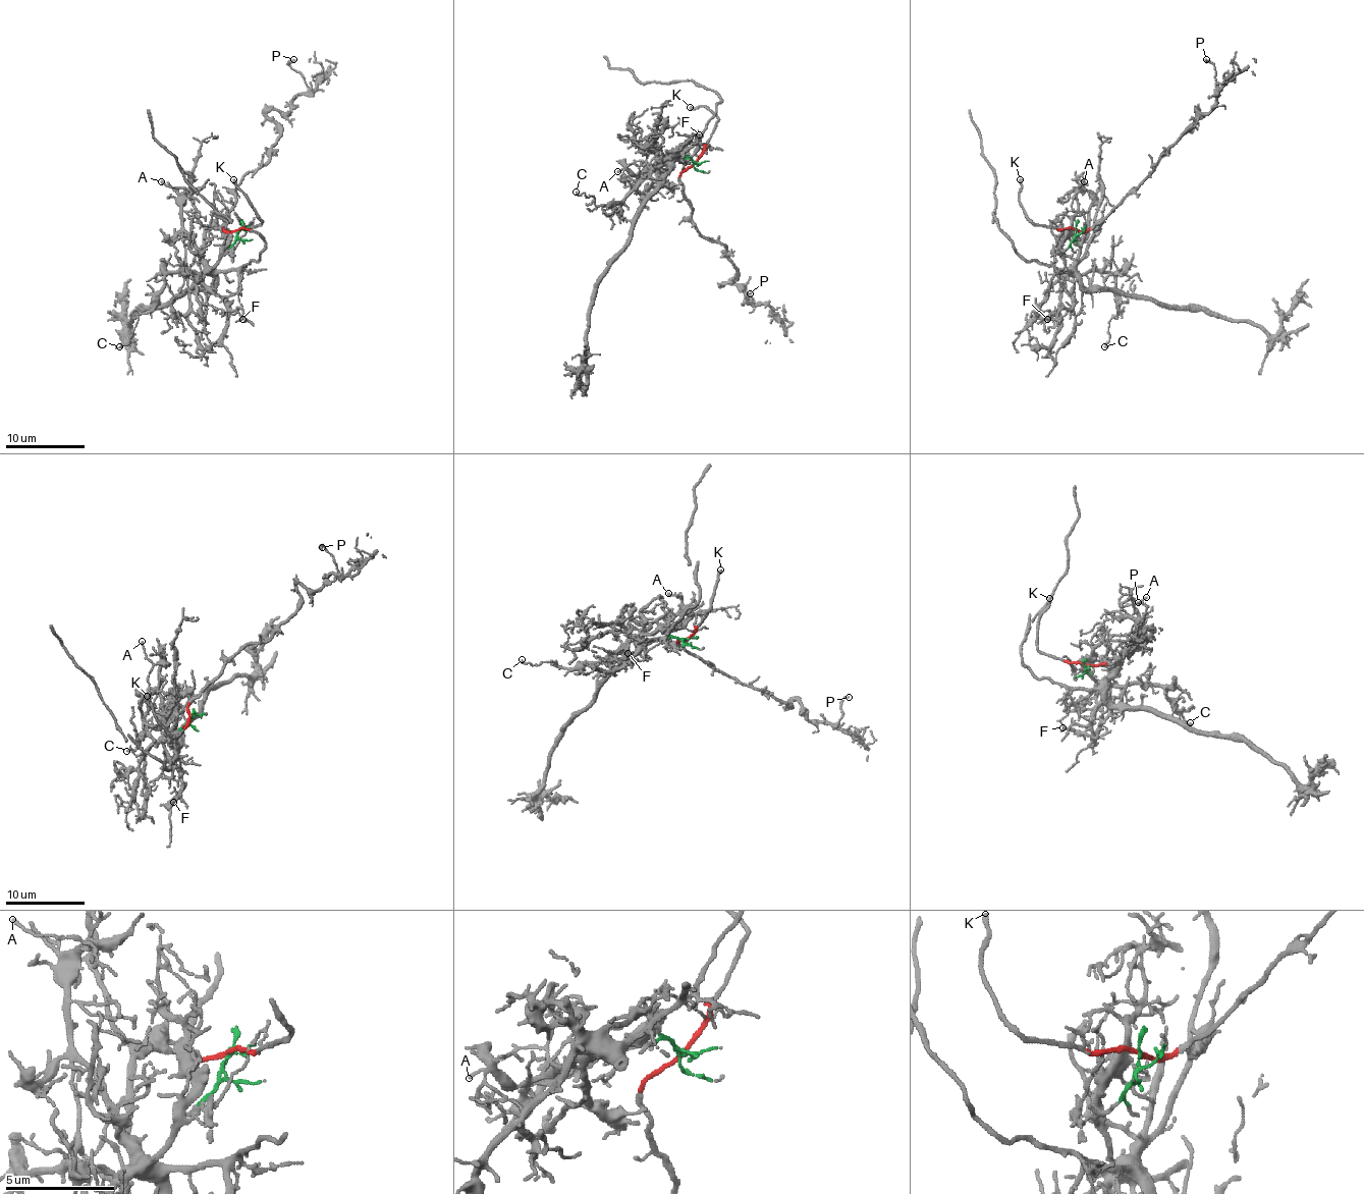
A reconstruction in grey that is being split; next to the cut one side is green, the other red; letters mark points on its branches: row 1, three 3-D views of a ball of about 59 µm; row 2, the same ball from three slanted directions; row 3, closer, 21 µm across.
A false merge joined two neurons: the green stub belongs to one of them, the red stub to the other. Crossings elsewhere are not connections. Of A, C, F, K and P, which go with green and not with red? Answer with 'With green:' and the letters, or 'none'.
With green: A, C, F

